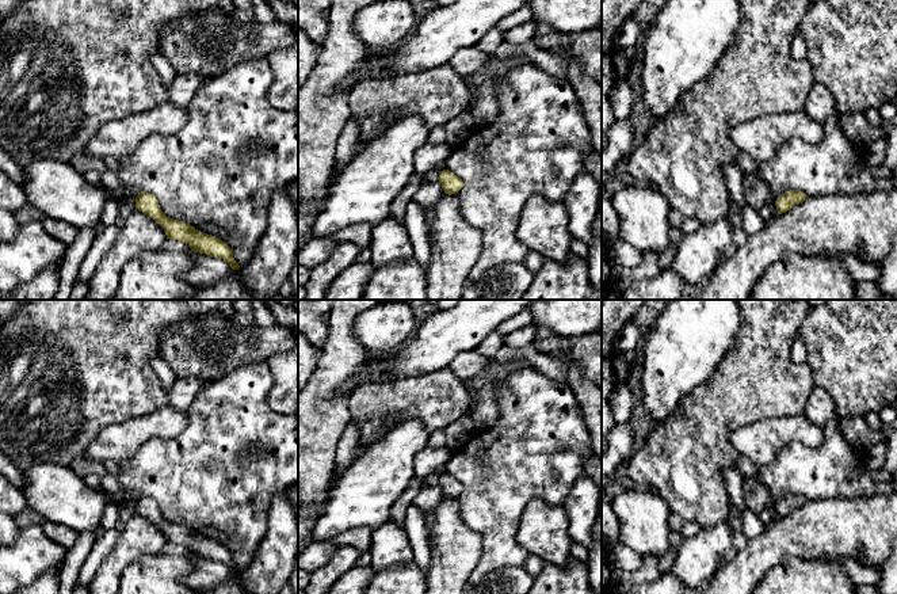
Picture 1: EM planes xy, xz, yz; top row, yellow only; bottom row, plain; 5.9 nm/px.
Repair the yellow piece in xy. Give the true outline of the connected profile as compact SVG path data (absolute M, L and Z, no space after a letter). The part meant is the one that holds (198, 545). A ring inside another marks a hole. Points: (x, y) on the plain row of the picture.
M140 495L135 500L135 513L153 522L164 533L167 542L183 545L194 556L222 561L233 574L240 572L233 561L230 551L225 545L203 537L183 525L167 521L161 515L159 504L153 498Z

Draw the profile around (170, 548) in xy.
M167 542L159 555L188 556L191 552L183 545Z

